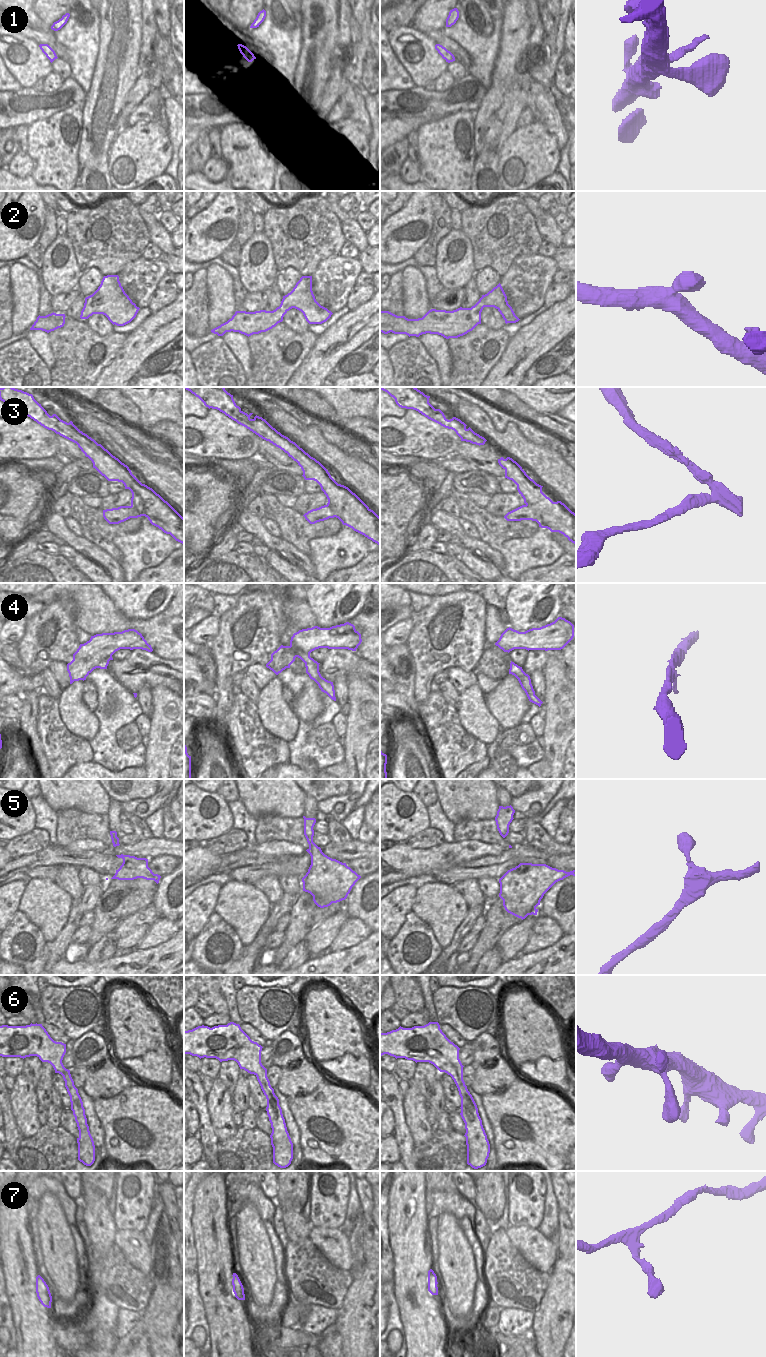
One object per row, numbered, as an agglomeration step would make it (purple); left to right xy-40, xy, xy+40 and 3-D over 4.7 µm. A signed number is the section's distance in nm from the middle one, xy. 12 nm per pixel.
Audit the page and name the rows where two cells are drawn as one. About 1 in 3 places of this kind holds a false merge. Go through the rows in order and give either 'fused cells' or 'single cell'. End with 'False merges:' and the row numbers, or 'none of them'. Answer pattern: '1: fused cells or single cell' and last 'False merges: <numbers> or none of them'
1: single cell
2: single cell
3: fused cells
4: single cell
5: single cell
6: single cell
7: single cell
False merges: 3

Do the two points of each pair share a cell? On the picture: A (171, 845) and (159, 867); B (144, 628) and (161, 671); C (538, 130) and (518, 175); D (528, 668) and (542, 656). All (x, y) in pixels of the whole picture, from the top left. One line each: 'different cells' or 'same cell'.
A: different cells
B: different cells
C: same cell
D: same cell

